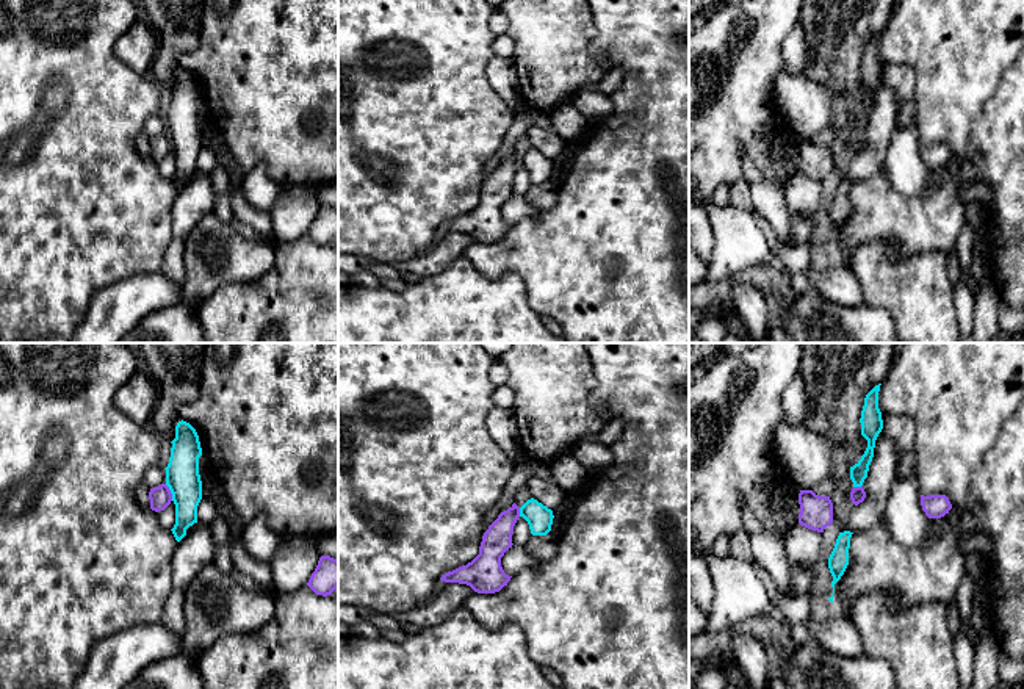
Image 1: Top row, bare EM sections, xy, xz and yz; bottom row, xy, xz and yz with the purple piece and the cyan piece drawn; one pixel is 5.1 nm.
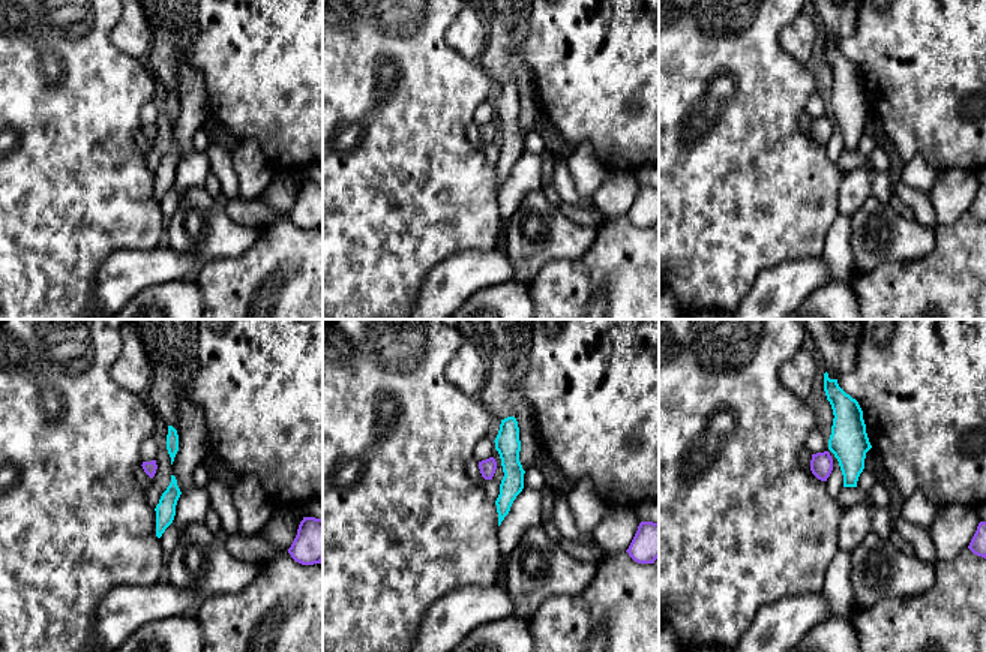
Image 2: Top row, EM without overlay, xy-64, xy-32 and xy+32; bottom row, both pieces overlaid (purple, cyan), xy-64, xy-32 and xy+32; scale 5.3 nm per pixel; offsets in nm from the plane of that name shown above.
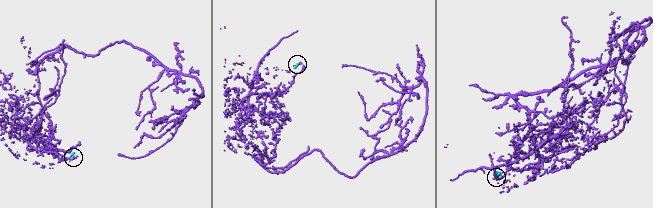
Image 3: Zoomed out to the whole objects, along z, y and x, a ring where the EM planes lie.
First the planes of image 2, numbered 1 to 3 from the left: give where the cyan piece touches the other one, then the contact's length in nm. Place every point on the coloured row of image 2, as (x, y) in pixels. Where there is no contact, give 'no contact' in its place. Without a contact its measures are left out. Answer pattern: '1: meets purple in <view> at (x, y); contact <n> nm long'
1: no contact
2: no contact
3: no contact

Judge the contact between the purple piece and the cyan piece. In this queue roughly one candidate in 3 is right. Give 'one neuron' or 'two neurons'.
two neurons

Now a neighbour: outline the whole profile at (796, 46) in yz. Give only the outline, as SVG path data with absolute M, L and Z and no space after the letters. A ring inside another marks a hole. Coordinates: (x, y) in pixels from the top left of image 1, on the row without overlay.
M799 22L794 31L789 33L788 38L784 39L783 61L784 69L792 74L802 72L806 66L808 42L805 38L802 22Z

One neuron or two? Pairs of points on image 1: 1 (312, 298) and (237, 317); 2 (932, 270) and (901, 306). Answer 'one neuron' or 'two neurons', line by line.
1: one neuron
2: one neuron

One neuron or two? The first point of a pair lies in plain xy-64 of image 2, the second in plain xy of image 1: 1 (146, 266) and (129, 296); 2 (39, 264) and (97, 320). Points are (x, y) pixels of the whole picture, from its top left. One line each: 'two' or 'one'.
1: one
2: two

